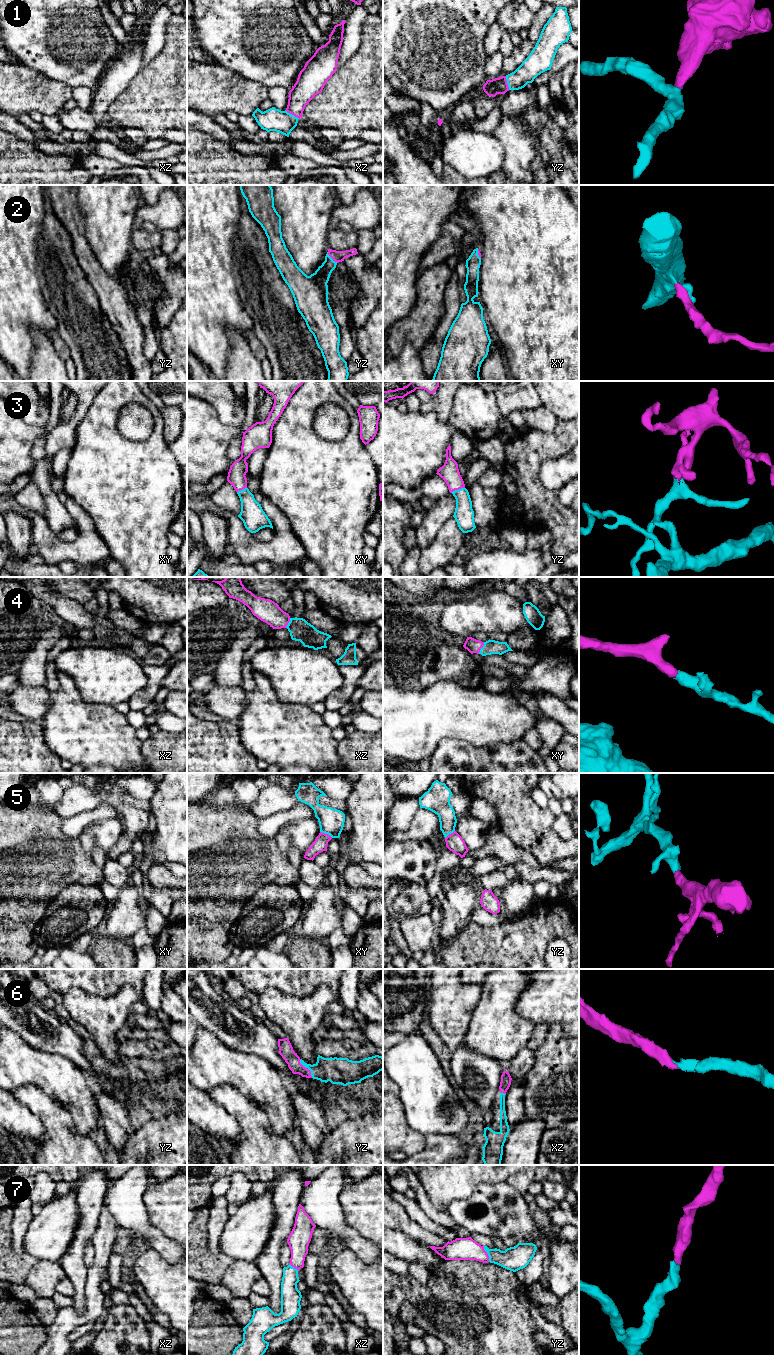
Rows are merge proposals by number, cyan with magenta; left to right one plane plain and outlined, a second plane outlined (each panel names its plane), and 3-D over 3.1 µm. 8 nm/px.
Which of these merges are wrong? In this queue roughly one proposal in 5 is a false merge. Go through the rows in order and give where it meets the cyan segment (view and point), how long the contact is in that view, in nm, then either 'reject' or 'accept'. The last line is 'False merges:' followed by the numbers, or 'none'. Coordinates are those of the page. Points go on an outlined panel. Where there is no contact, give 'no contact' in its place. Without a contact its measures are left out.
1: contact yz (507, 83); length 120 nm; accept
2: contact yz (331, 258); length 120 nm; accept
3: contact yz (457, 490); length 130 nm; accept
4: contact xy (481, 648); length 110 nm; accept
5: contact xy (326, 833); length 120 nm; accept
6: contact yz (307, 1067); length 180 nm; accept
7: contact yz (487, 1253); length 140 nm; accept
False merges: none

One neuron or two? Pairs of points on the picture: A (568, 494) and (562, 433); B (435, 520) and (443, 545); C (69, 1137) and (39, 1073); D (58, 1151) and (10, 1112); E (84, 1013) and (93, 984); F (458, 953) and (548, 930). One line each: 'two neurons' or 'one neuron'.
A: two neurons
B: two neurons
C: two neurons
D: two neurons
E: two neurons
F: one neuron

